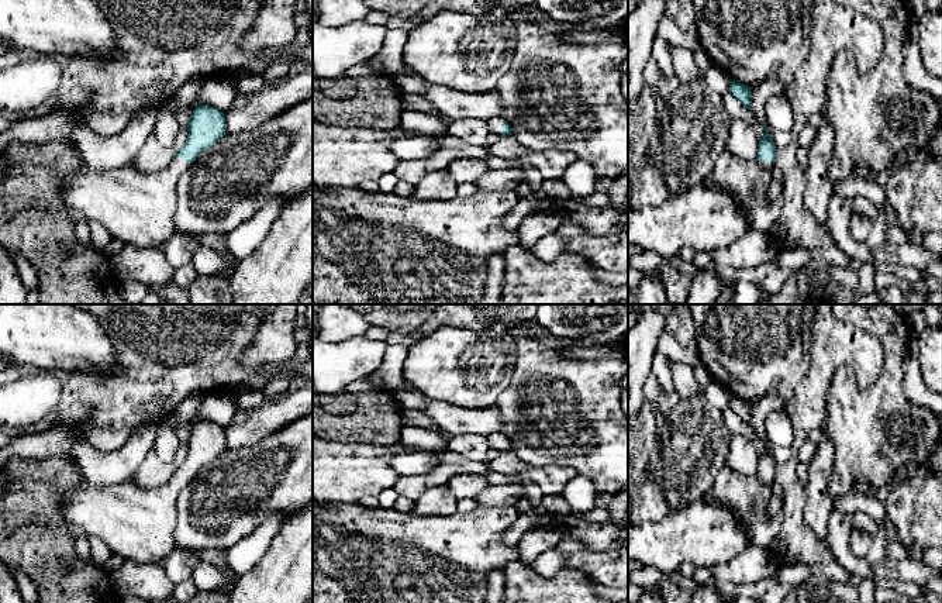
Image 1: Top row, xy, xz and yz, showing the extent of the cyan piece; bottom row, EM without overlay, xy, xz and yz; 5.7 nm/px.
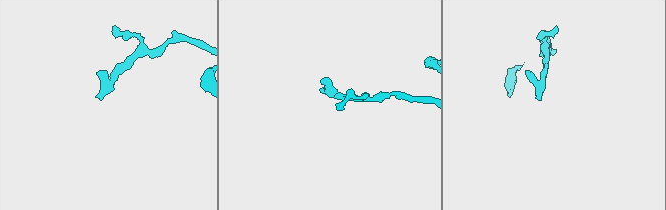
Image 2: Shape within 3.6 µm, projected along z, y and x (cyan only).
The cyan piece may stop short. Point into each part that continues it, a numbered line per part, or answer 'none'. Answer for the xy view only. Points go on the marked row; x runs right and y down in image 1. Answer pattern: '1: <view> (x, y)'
1: xy (138, 209)

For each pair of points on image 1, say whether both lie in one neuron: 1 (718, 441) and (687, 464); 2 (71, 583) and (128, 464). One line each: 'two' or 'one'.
1: one
2: two

